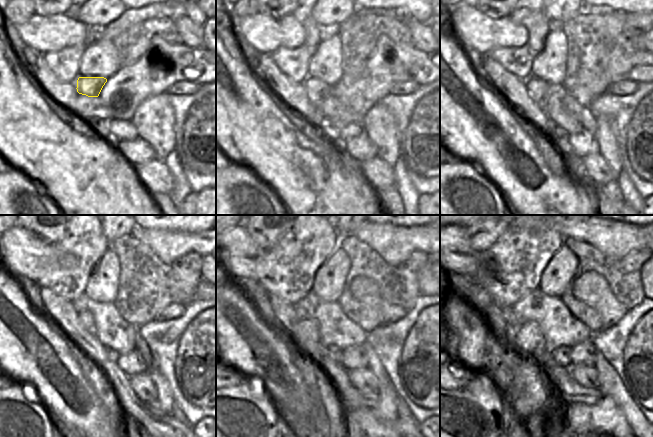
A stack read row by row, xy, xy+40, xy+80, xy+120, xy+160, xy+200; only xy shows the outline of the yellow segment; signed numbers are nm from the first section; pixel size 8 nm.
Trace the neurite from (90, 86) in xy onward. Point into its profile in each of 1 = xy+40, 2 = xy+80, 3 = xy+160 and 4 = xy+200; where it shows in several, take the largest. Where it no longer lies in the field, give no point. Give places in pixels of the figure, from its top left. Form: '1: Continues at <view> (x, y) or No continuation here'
1: Continues at xy+40 (316, 92)
2: Continues at xy+80 (538, 92)
3: Continues at xy+160 (307, 329)
4: Continues at xy+200 (528, 343).

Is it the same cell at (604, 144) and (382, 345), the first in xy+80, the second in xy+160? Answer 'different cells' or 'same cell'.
different cells

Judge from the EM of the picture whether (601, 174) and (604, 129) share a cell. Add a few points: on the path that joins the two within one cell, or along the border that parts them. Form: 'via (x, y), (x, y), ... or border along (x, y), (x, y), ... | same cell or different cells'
via (604, 163), (604, 140) | same cell

